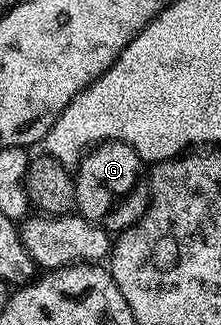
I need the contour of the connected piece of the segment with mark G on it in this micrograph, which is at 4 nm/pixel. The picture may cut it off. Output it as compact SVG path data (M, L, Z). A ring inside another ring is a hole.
M103 141L96 145L80 163L76 171L76 209L85 221L103 226L121 226L128 217L128 209L138 201L137 185L144 181L144 162L131 145L123 141Z

